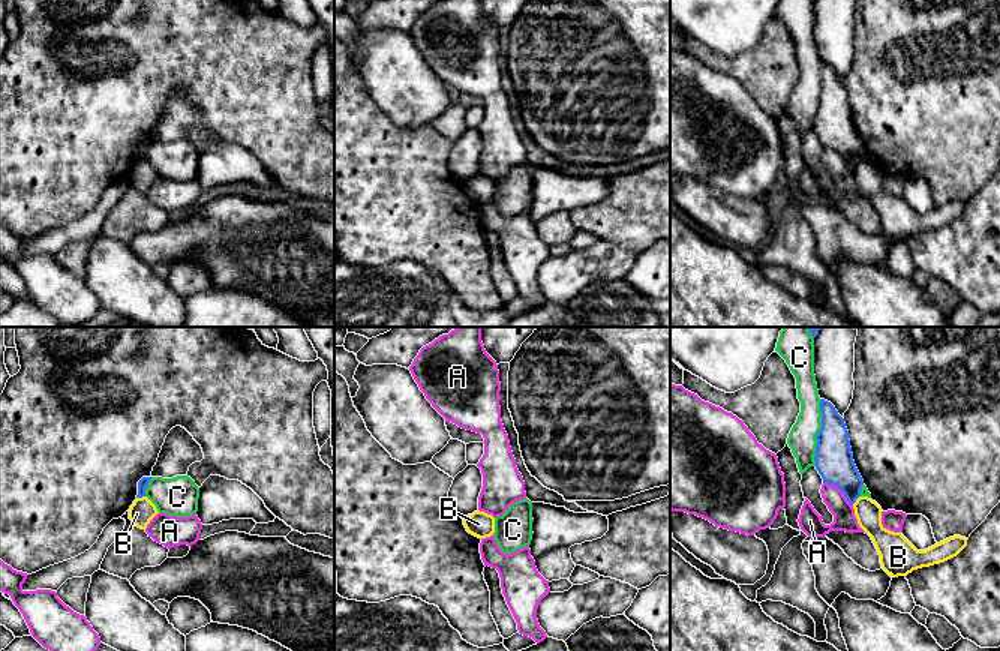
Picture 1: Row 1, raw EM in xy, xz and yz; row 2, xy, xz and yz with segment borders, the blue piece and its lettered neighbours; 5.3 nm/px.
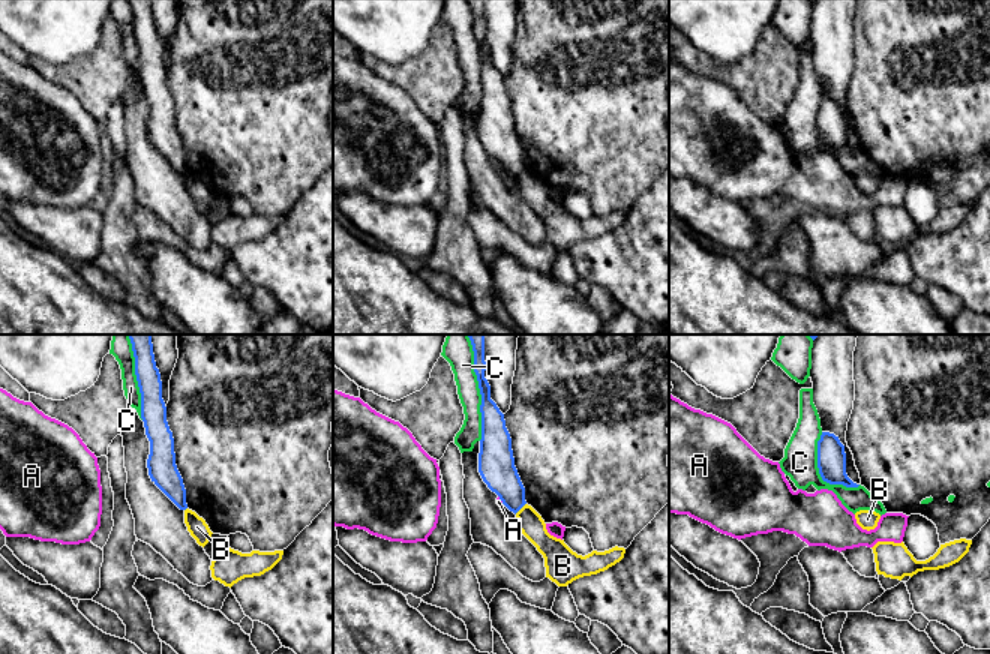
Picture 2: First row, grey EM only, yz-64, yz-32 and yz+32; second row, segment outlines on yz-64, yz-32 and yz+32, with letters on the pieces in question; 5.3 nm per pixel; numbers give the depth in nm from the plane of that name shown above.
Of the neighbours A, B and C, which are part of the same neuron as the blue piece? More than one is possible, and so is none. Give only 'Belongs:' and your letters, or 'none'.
Belongs: none

